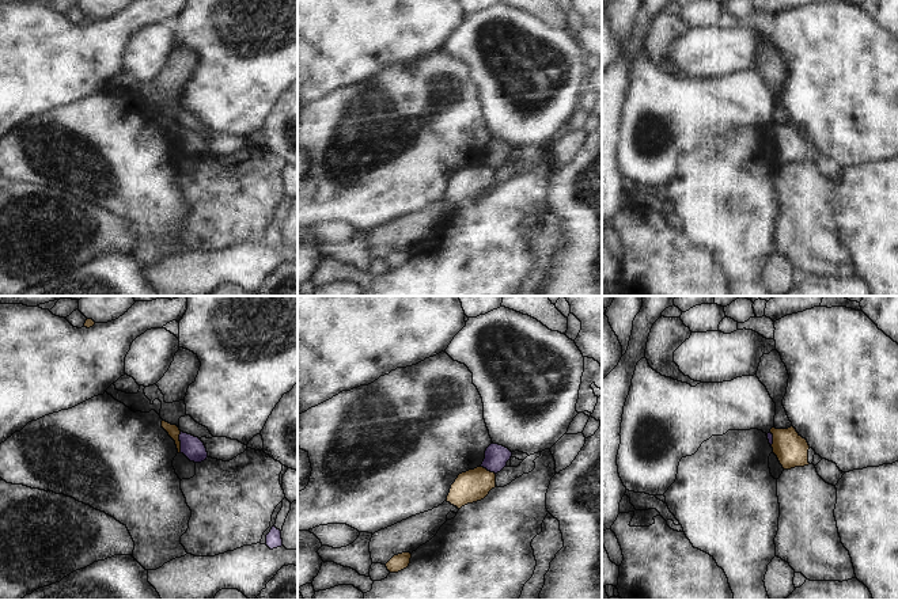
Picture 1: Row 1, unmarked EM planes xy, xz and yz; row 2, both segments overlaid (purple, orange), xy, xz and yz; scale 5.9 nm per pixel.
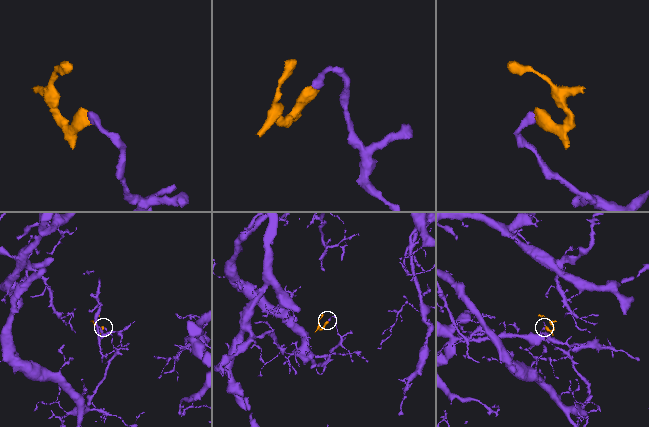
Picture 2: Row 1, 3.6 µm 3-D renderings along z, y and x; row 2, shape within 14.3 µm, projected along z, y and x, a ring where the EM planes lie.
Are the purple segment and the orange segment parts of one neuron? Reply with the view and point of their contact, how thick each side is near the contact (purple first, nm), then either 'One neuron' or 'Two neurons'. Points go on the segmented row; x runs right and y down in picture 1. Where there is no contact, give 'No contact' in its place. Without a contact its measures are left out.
Touches purple at xy (181, 443). Thickness 140 nm (purple) against 70 nm. Two neurons.

